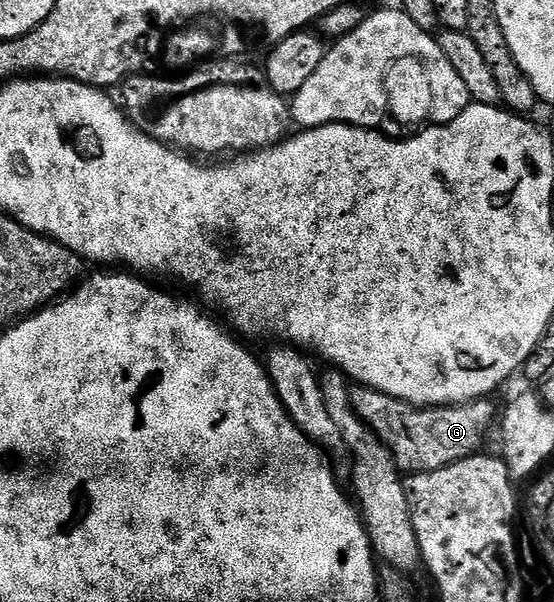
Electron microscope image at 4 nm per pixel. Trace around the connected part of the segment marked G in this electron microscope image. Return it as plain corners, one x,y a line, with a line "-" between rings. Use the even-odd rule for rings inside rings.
354,385
349,391
351,408
379,436
391,452
402,475
435,472
478,453
493,426
492,401
465,402
461,406
413,406
395,396
387,396
370,386

